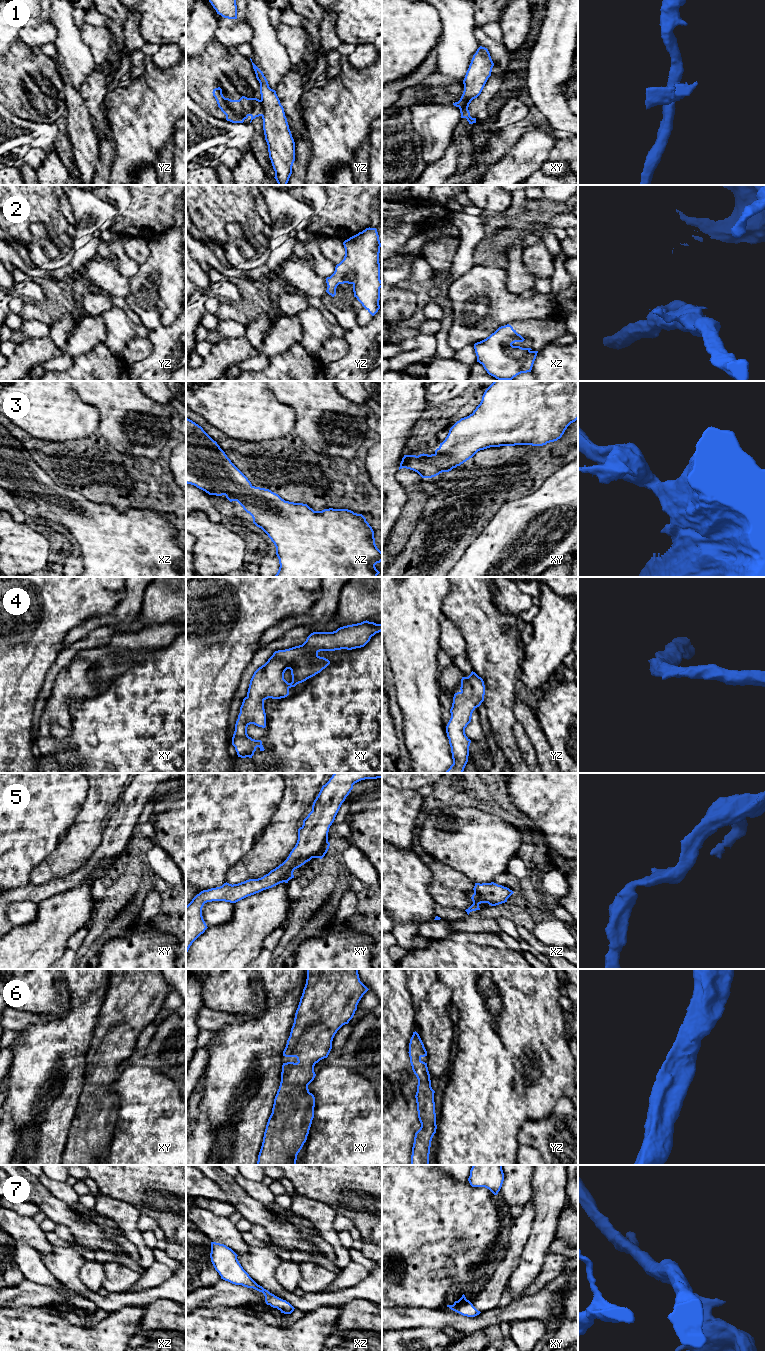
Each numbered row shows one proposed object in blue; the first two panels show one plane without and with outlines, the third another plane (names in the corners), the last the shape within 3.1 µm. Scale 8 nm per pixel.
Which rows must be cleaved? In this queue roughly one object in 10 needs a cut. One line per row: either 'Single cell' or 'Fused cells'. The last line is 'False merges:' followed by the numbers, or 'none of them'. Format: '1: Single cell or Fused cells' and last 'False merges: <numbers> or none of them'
1: Fused cells
2: Single cell
3: Single cell
4: Single cell
5: Single cell
6: Single cell
7: Single cell
False merges: 1

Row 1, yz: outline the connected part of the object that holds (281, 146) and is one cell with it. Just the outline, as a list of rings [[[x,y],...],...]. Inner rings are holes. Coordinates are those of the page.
[[[250,58],[250,60],[252,62],[251,58]],[[252,62],[252,65],[253,65],[253,69],[255,71],[255,74],[256,74],[256,78],[260,83],[261,106],[262,106],[262,115],[261,116],[262,116],[262,119],[263,119],[263,130],[264,130],[265,140],[266,140],[267,145],[268,145],[269,158],[271,160],[273,169],[275,171],[275,177],[274,178],[276,179],[278,185],[287,185],[287,183],[289,181],[289,178],[292,174],[292,166],[293,166],[293,163],[295,161],[295,142],[294,142],[294,139],[292,137],[291,131],[289,129],[289,125],[288,125],[288,122],[287,122],[287,118],[285,116],[284,108],[280,103],[280,100],[279,100],[278,96],[276,94],[276,91],[269,87],[268,81],[267,81],[266,77],[264,76],[263,72],[253,62]]]

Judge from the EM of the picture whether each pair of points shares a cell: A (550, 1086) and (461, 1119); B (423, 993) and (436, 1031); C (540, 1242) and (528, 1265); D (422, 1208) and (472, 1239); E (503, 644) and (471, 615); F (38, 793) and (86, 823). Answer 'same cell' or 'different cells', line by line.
A: different cells
B: same cell
C: same cell
D: same cell
E: same cell
F: different cells

